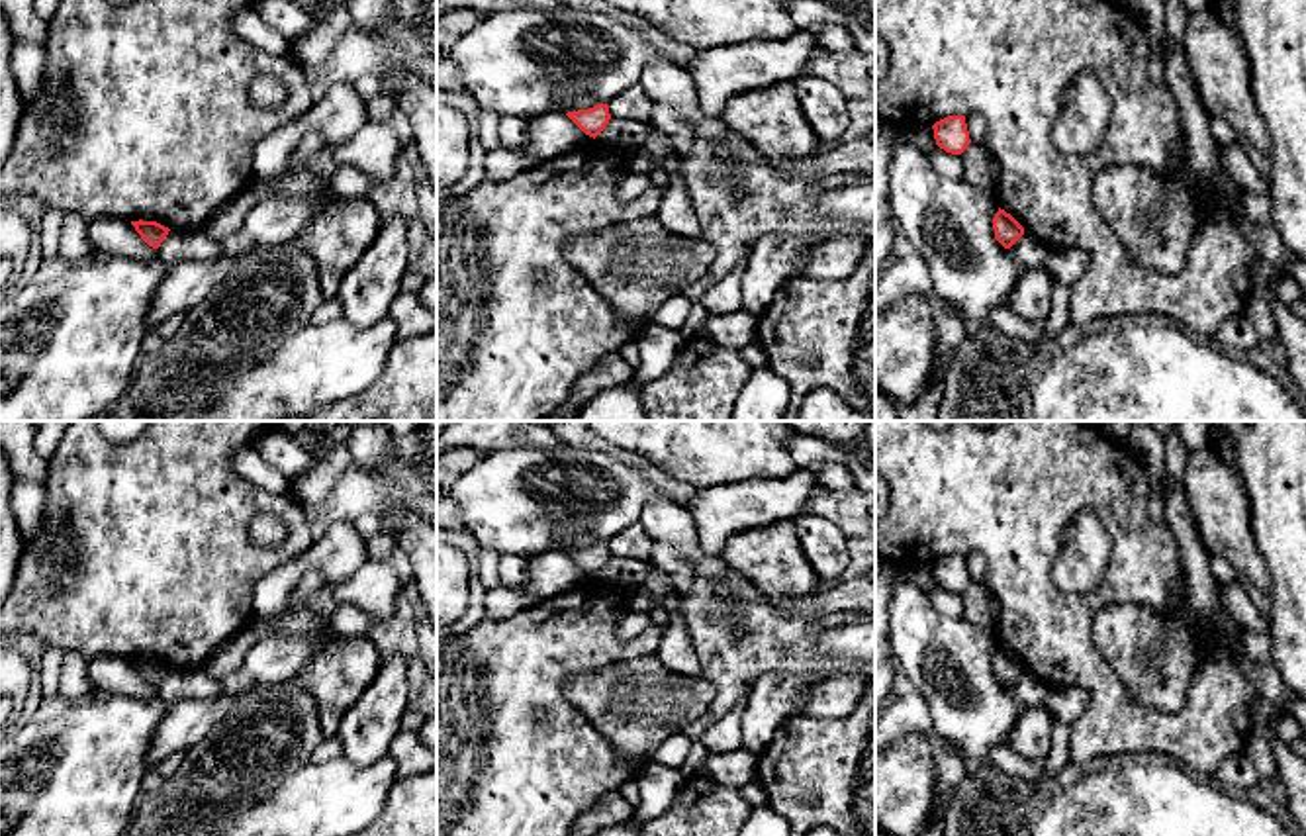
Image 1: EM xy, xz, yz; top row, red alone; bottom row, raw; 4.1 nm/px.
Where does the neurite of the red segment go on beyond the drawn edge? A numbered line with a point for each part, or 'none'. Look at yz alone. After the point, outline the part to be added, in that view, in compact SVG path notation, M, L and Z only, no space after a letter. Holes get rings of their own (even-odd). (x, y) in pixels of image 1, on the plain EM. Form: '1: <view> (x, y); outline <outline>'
none

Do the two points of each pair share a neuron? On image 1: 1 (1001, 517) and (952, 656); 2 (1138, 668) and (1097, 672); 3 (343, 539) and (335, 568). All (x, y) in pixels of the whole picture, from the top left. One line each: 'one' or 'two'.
1: two
2: two
3: one

